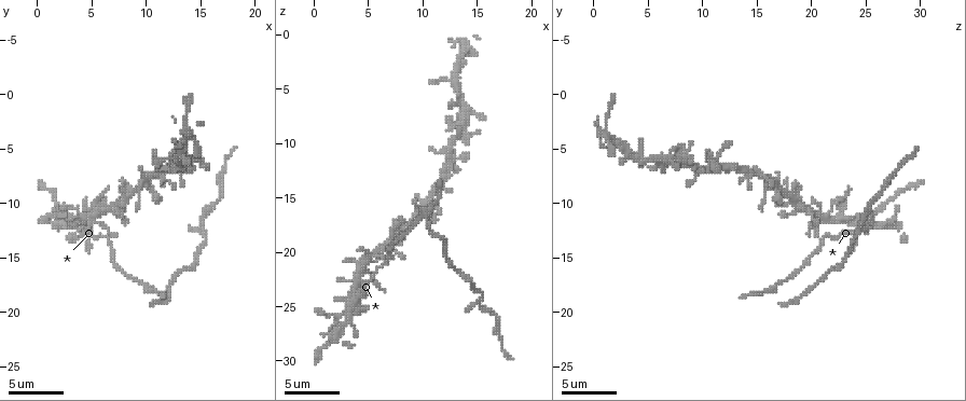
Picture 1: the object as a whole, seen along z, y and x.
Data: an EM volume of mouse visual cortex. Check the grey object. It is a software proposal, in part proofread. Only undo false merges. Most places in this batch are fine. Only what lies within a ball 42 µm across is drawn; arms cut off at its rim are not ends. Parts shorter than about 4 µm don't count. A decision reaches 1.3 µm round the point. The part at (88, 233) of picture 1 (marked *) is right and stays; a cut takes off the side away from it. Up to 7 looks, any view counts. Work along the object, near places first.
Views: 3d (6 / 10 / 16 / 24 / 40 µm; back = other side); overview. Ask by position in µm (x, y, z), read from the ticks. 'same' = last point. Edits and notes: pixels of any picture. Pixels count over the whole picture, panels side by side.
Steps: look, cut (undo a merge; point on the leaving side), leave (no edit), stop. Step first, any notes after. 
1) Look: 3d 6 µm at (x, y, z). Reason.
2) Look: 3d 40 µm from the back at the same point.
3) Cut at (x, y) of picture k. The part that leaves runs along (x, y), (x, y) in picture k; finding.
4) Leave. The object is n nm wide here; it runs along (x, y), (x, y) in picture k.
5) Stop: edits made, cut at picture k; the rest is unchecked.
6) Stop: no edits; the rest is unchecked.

Look: 3d 10 µm at (16.6, 7.6, 27.2). Calibre changes.

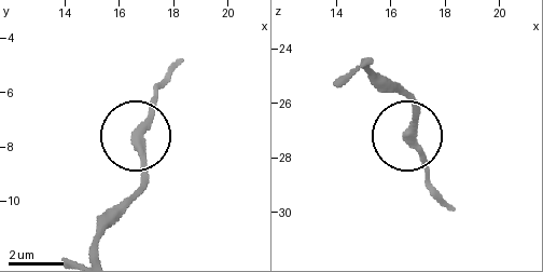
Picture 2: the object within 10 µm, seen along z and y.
Look: 3d 6 µm at (16.7, 7.5, 27.3).

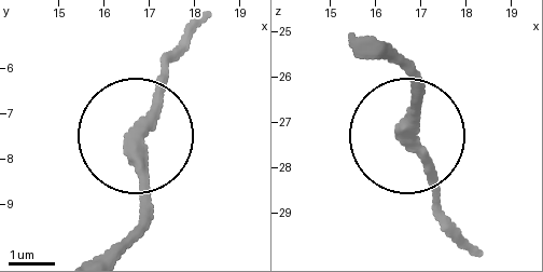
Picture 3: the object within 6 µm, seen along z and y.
Leave. The object is 280 nm wide here; it runs along (375, 41), (409, 80), (409, 134), (441, 212) in picture 3; one neuron here.

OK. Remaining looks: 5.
Look: 3d 16 µm at (12.0, 6.8, 12.4). Three arms meet.

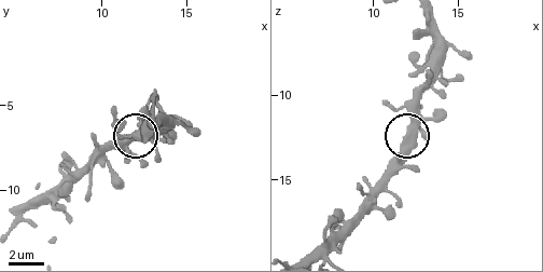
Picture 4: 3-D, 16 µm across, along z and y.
Leave. It runs along (314, 254), (353, 214), (400, 149), (414, 90) in picture 4; one neuron here.

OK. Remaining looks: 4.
Look: 3d 16 µm at (15.2, 12.0, 24.4). Thick turns thin.

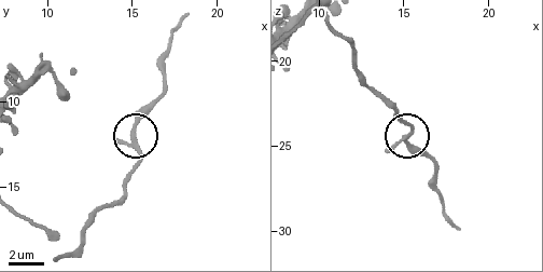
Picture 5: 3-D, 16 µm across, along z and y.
Look: 3d 16 µm from the back at the same point.

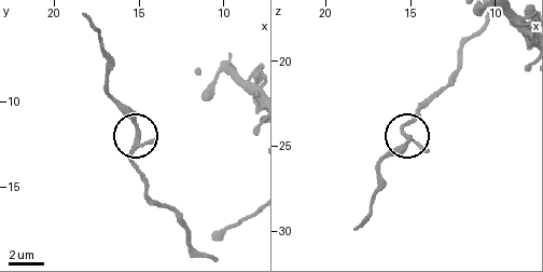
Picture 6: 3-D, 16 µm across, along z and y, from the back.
Leave. It runs along (199, 254), (147, 188), (130, 153), (134, 123), (110, 98) in picture 6; all the same neuron.

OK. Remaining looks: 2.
Look: 3d 16 µm at (5.2, 11.4, 20.2). Thin arm on a thick one.

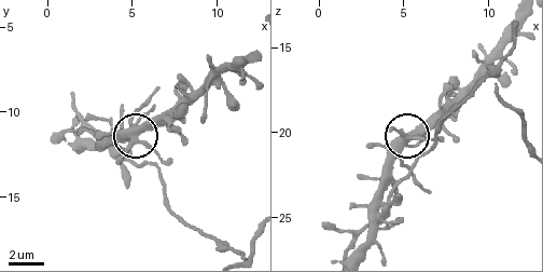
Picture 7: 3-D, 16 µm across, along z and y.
Leave. The object is 430 nm wide here; it runs along (126, 160), (110, 146), (135, 136), (165, 162) in picture 7; one neuron here.

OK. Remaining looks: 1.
Stop: no edits; the rest is unchecked.

